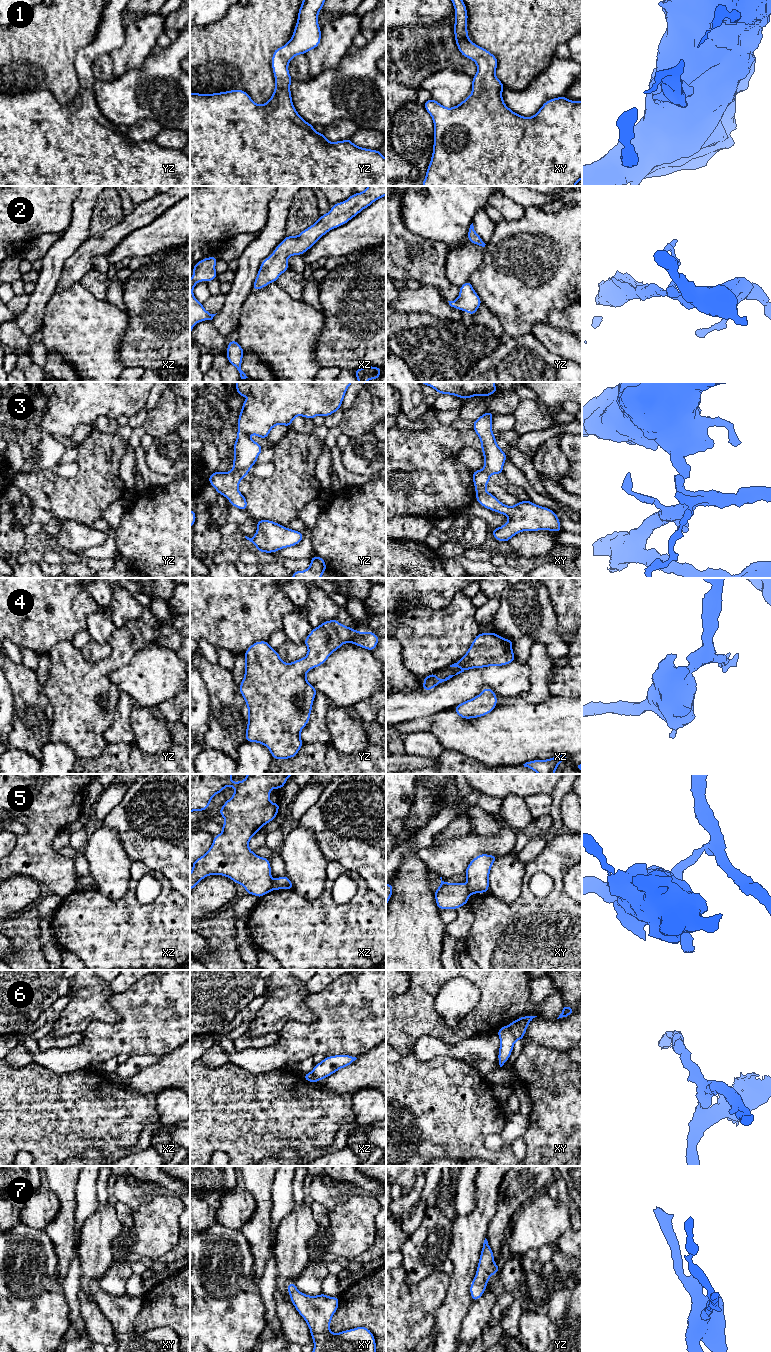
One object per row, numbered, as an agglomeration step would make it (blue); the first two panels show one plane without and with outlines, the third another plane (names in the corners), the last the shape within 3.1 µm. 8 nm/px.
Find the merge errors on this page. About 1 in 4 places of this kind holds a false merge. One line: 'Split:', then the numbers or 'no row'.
Split: 3, 5, 6

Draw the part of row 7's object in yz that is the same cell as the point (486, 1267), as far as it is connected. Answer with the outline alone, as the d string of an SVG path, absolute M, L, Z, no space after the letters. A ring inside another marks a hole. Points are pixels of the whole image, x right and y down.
M485 1238L476 1275L470 1285L472 1301L477 1301L485 1292L490 1276L499 1272L499 1267L494 1263L494 1254Z

